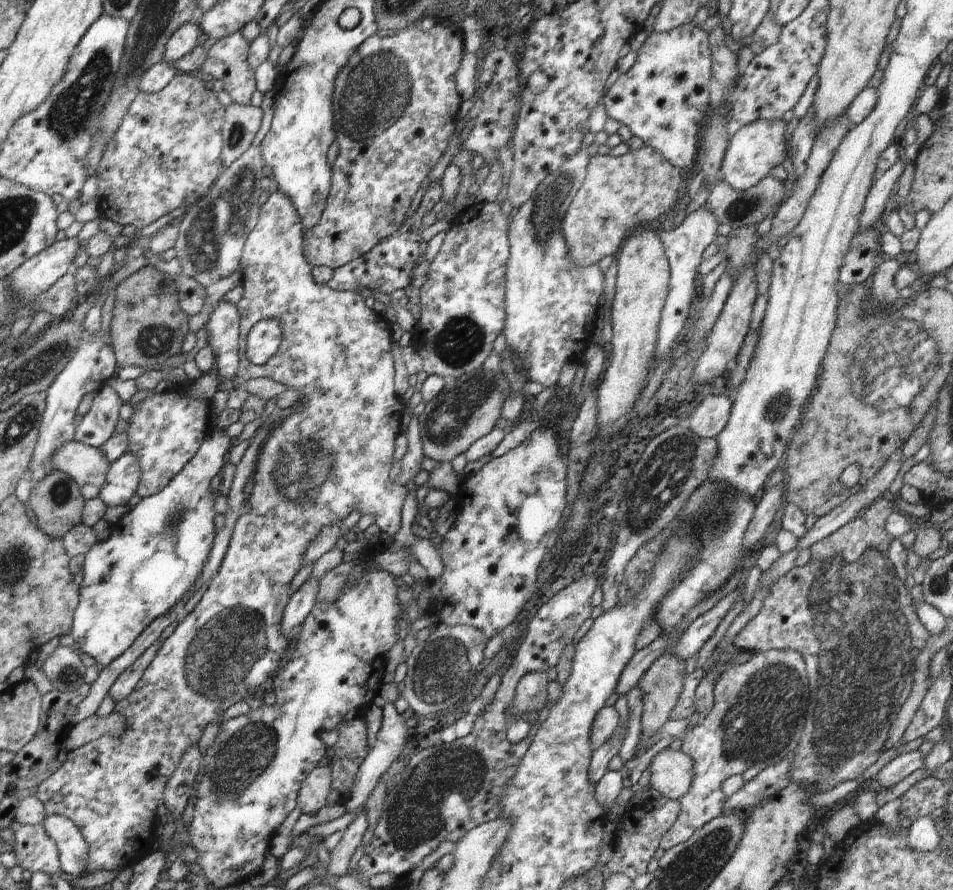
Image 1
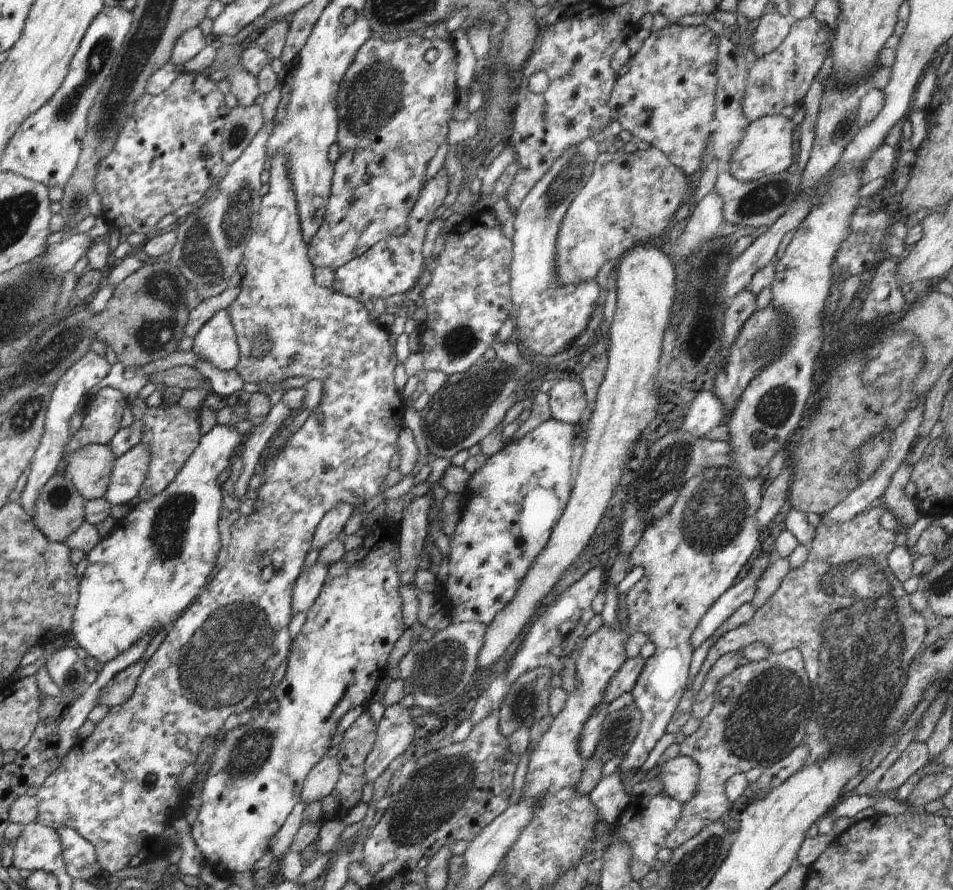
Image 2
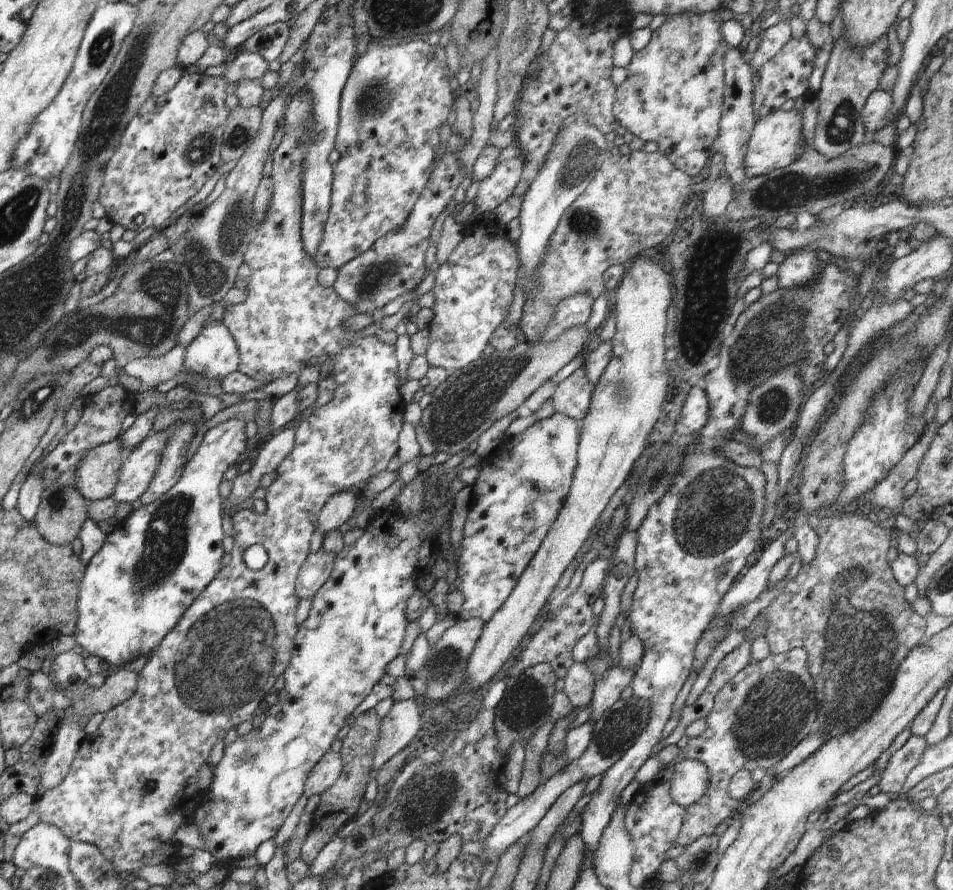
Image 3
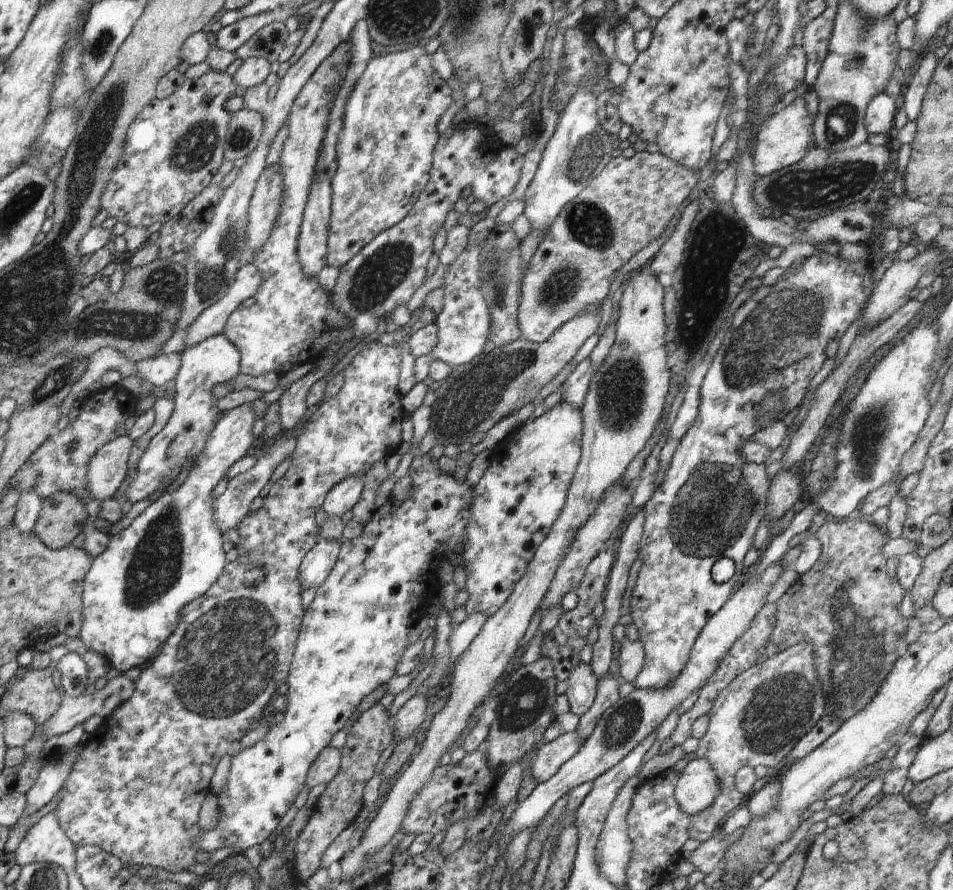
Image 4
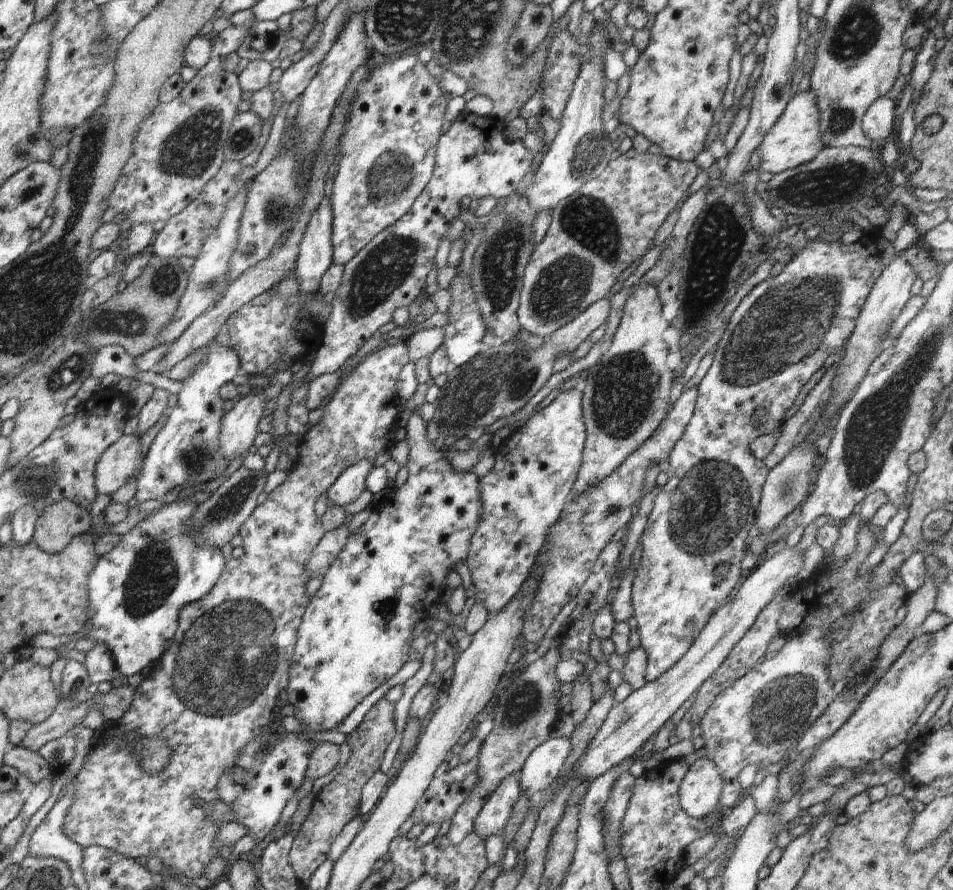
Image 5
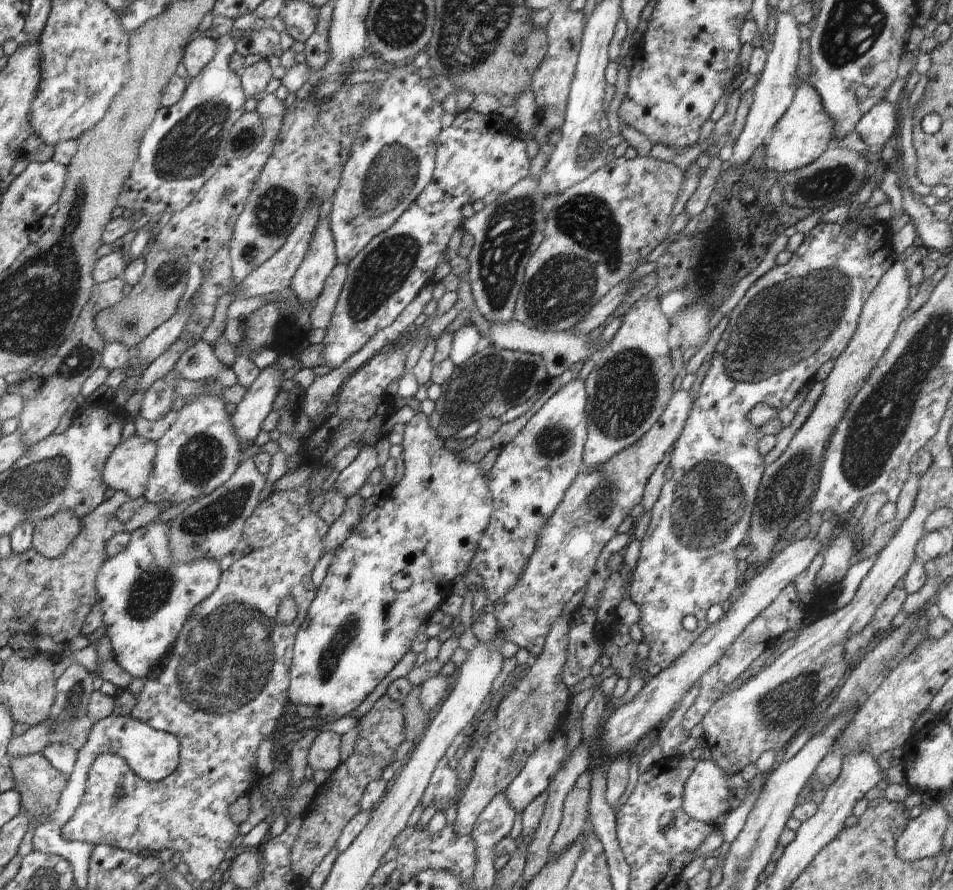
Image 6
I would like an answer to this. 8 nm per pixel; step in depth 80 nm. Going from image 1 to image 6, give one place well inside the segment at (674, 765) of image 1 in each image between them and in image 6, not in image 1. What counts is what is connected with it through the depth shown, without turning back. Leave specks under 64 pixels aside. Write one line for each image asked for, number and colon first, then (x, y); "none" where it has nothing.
2: (679, 776)
3: (689, 782)
4: (697, 786)
5: (701, 788)
6: (707, 792)

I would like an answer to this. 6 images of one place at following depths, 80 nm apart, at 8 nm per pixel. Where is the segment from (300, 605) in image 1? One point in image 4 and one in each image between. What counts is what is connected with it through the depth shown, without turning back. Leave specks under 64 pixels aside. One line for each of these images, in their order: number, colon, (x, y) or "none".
2: (309, 584)
3: (316, 570)
4: (316, 566)

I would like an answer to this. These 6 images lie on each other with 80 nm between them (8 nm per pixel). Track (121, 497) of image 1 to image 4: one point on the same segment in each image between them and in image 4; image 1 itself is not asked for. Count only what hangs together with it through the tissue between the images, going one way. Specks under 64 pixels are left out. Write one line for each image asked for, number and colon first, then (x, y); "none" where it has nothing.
2: (130, 470)
3: (137, 471)
4: (215, 361)

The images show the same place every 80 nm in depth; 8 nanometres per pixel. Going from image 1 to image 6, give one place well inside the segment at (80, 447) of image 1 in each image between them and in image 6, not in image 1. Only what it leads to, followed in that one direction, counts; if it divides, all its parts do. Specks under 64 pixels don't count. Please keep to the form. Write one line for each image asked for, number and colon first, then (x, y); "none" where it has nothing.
2: (89, 467)
3: (97, 474)
4: (107, 468)
5: (122, 462)
6: (127, 469)

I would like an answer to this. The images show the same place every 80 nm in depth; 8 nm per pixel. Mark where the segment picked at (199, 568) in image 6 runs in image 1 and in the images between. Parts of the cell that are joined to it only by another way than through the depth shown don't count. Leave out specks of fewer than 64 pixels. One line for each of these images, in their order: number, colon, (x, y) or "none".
1: (155, 553)
2: (157, 559)
3: (150, 570)
4: (171, 554)
5: (136, 591)

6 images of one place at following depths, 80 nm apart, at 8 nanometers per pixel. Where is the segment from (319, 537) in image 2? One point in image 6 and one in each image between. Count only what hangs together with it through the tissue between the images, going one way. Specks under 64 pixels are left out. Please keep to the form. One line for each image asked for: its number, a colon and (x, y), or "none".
3: (340, 507)
4: (342, 498)
5: (346, 488)
6: (350, 480)

